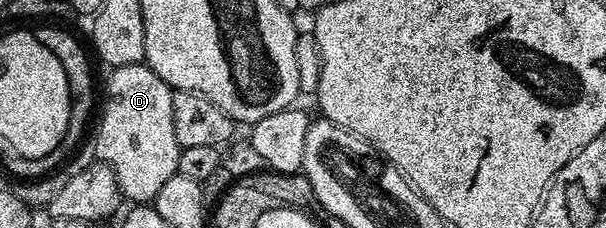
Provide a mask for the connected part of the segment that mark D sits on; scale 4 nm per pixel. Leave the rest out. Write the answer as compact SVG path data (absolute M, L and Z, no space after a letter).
M145 63L129 64L113 69L106 80L106 105L98 133L92 137L95 157L115 172L115 182L121 195L130 202L150 202L178 170L179 146L176 130L172 130L172 98L174 92Z

